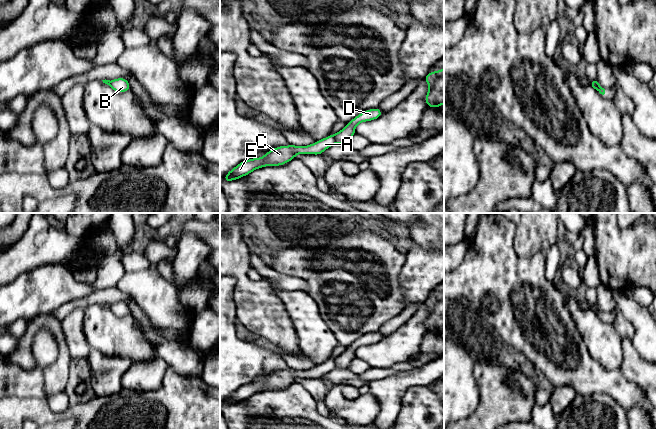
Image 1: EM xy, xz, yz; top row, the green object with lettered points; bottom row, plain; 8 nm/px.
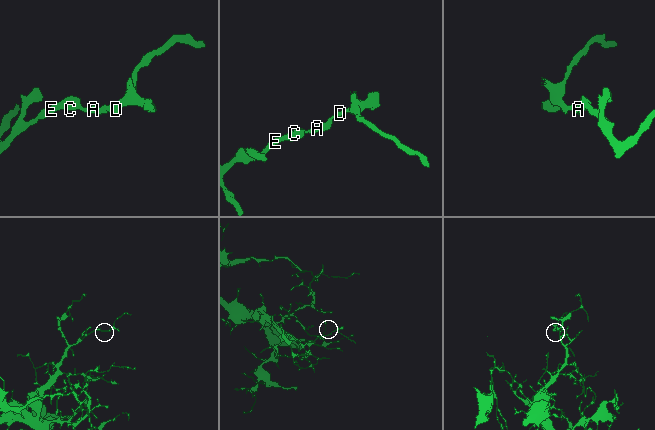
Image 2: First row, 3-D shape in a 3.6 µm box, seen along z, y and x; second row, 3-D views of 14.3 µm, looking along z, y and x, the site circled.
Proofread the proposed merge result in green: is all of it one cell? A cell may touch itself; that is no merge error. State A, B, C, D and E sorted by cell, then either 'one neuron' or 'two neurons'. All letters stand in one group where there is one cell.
A C E / B D | two neurons

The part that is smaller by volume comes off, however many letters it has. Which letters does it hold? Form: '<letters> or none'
B, D

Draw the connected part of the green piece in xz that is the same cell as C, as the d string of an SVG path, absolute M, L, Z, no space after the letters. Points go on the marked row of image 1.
M334 135L327 136L308 146L279 146L268 151L261 158L252 158L242 161L224 177L223 181L229 182L247 176L252 171L265 166L280 166L290 162L297 154L314 154L321 155L323 151L330 148L336 143Z

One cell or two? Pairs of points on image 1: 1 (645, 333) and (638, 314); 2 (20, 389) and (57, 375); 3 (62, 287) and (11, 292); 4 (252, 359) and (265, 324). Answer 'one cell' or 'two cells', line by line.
1: one cell
2: two cells
3: one cell
4: two cells

